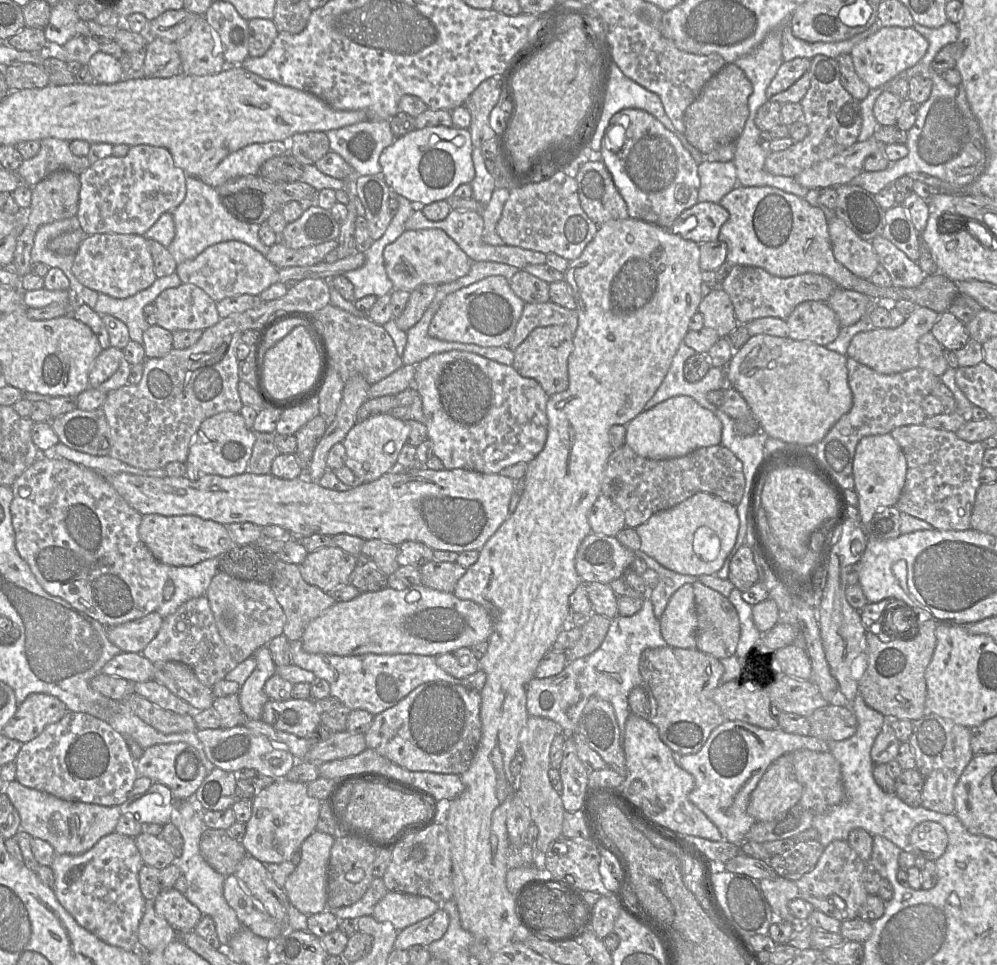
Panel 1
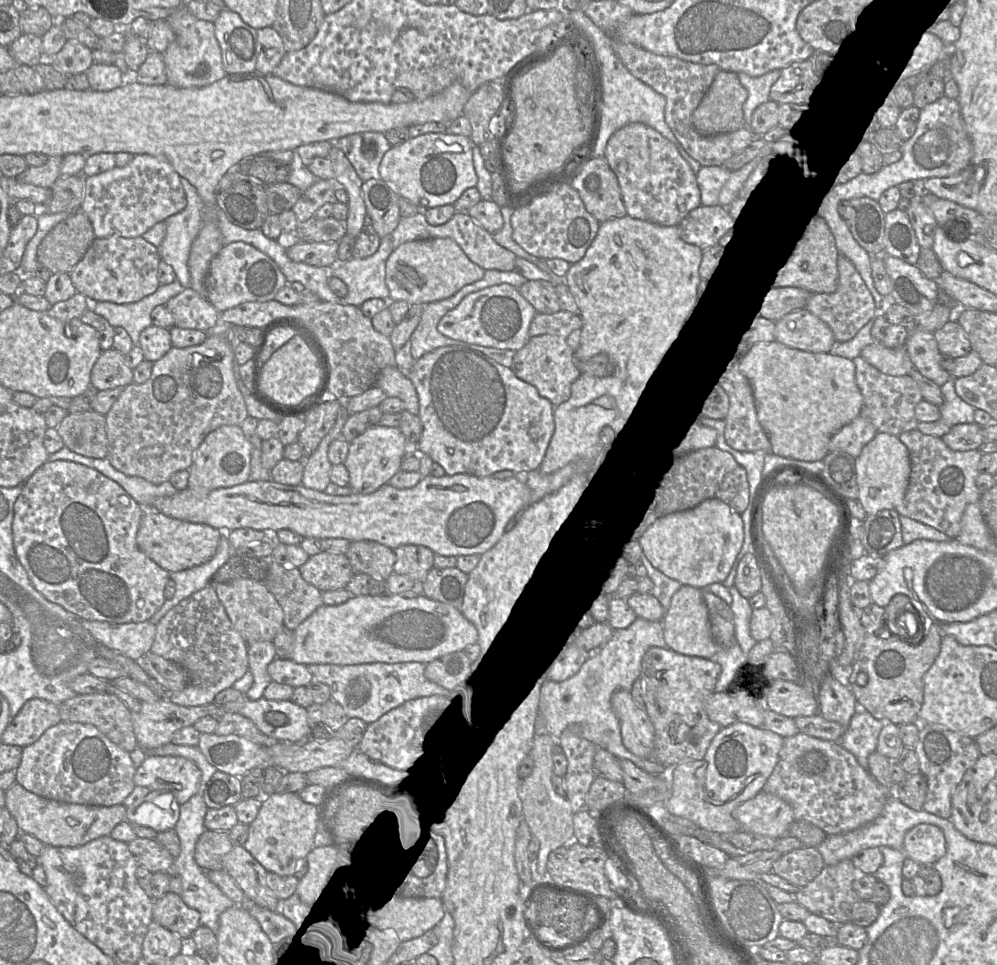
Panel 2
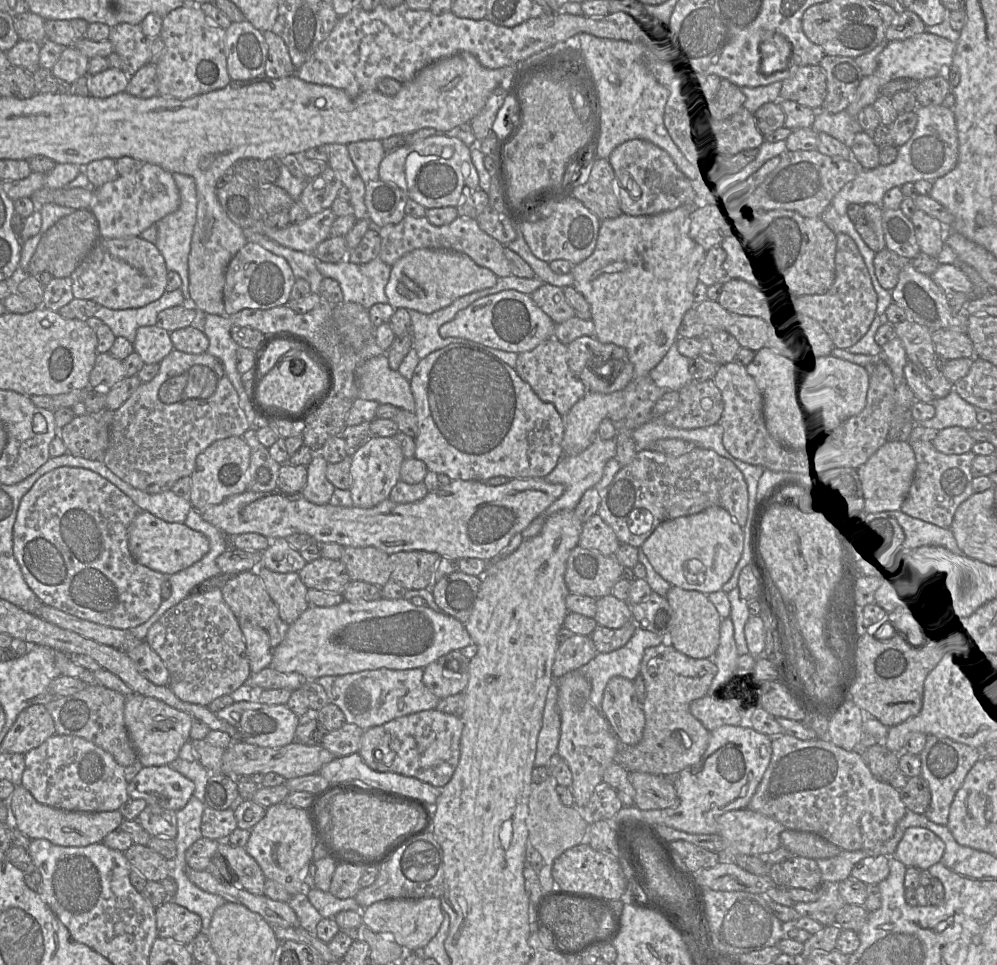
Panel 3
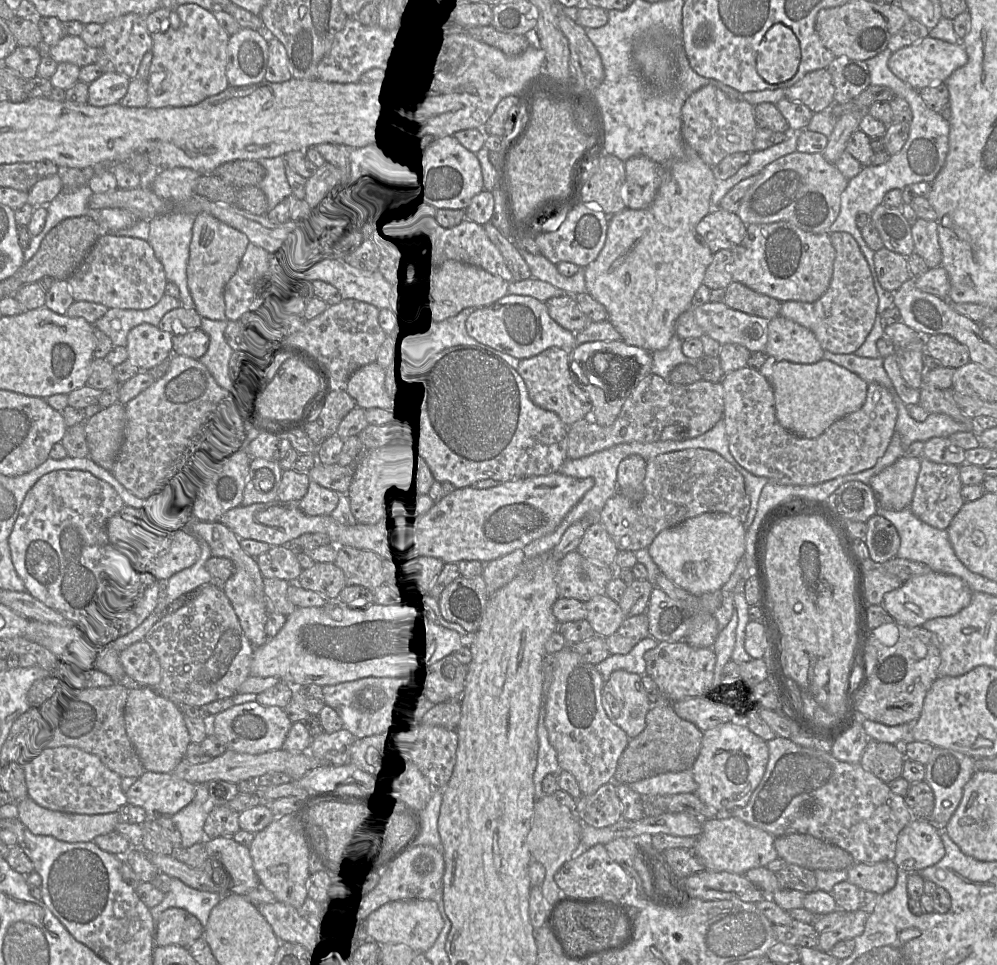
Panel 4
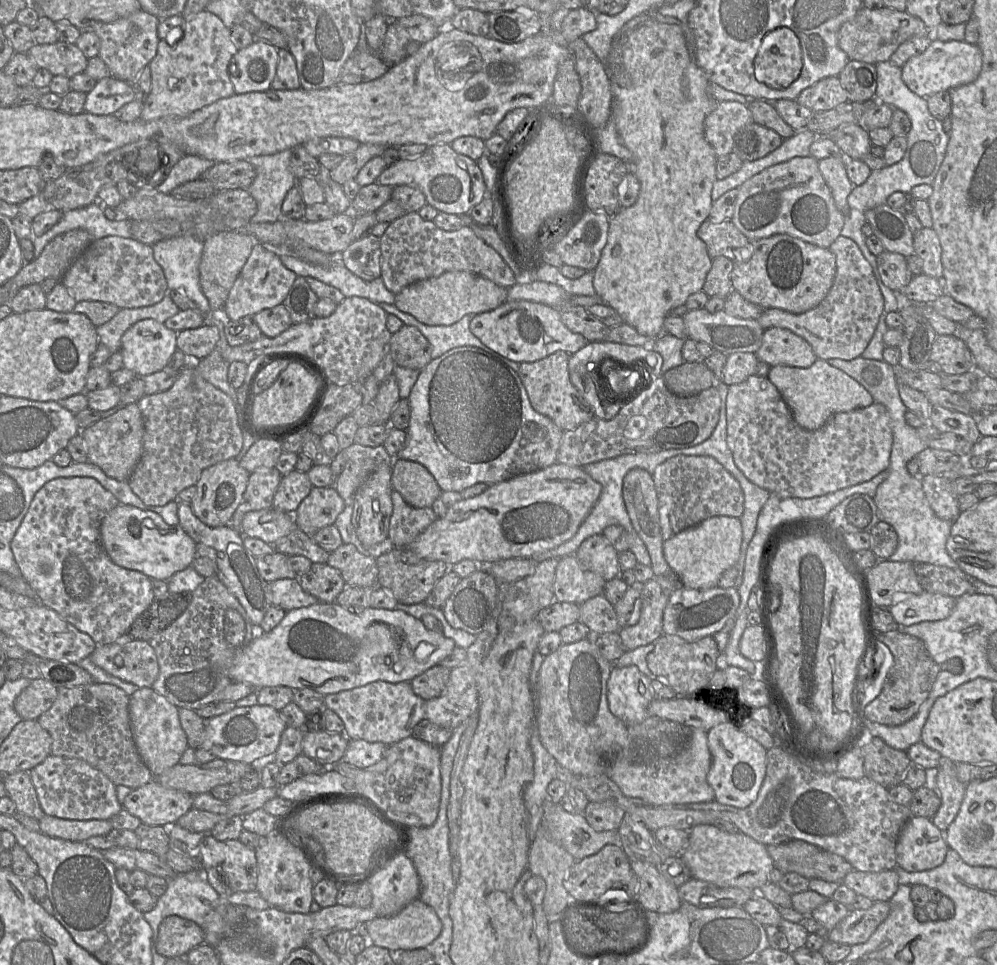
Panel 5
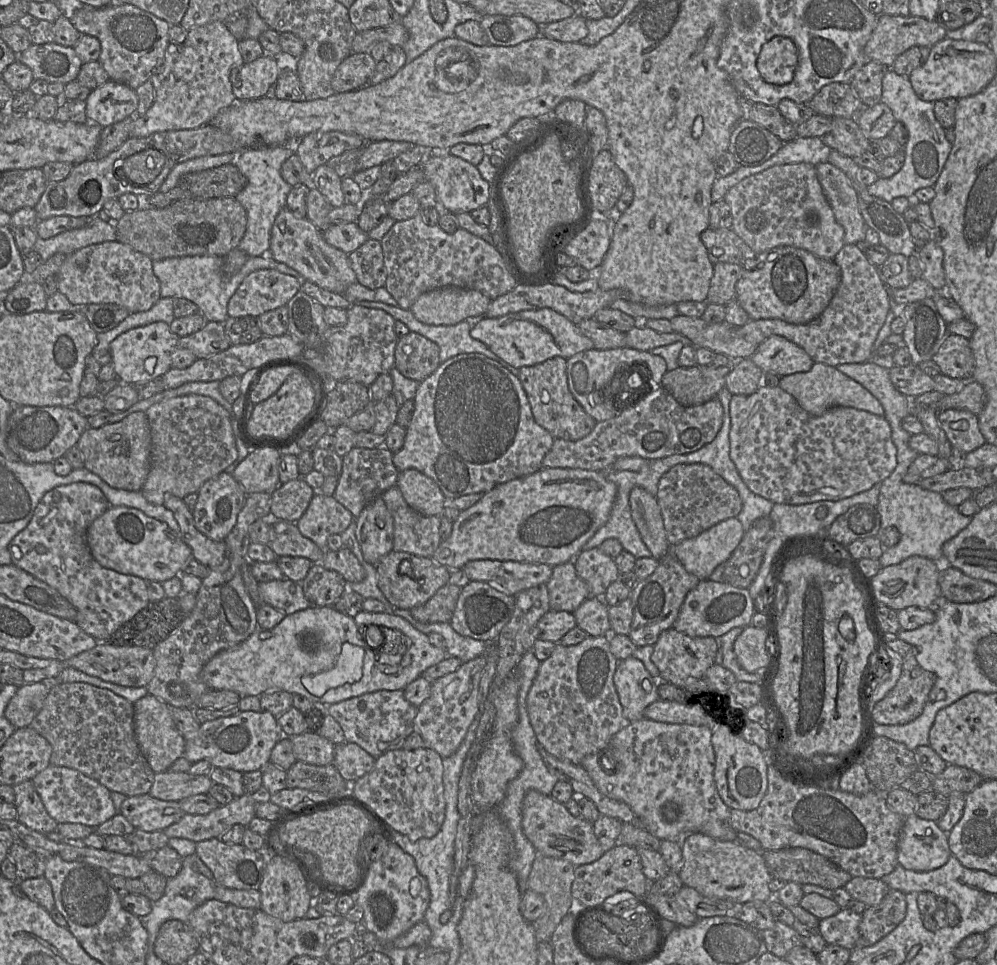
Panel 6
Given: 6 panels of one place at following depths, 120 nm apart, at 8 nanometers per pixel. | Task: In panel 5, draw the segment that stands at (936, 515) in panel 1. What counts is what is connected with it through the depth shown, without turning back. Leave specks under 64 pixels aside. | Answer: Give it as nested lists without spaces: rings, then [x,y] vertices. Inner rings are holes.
[[[926,475],[922,477],[925,497],[942,520],[954,521],[960,514],[959,496],[954,493],[954,483],[944,476]]]

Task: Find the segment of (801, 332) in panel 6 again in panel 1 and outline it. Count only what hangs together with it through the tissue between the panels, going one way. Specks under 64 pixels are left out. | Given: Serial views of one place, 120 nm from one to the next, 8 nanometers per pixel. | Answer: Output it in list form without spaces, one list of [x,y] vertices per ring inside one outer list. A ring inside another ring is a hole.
[[[837,288],[826,303],[836,313],[840,326],[846,327],[854,325],[866,314],[870,300],[865,294]]]

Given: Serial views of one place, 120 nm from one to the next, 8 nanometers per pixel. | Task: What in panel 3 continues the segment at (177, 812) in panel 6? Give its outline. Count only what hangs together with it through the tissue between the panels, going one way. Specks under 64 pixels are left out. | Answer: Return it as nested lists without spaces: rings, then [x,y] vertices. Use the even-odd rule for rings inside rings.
[[[170,765],[147,766],[128,783],[127,792],[132,799],[143,799],[148,805],[158,805],[162,808],[178,811],[185,807],[193,795],[195,784]]]

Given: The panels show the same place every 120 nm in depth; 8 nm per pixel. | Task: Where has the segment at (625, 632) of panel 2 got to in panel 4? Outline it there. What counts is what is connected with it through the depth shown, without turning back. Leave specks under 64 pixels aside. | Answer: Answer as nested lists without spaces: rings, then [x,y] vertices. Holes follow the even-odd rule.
[[[647,636],[638,642],[627,654],[610,654],[606,659],[596,665],[603,681],[608,681],[615,670],[626,670],[638,675],[646,675],[646,663],[644,653],[655,648],[659,642],[652,636]]]

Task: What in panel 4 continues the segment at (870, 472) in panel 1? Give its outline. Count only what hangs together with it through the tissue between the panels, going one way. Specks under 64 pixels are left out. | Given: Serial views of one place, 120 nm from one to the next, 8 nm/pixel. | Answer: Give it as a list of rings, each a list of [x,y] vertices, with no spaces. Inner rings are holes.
[[[900,457],[895,463],[873,476],[869,482],[878,508],[901,511],[913,499],[920,472],[920,458]]]

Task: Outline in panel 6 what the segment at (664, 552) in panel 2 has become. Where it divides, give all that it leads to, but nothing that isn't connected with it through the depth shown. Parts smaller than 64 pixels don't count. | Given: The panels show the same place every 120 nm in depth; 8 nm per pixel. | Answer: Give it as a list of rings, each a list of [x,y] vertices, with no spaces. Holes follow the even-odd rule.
[[[733,517],[693,538],[671,545],[672,552],[688,573],[699,580],[706,580],[718,565],[730,557],[743,535],[742,524]]]

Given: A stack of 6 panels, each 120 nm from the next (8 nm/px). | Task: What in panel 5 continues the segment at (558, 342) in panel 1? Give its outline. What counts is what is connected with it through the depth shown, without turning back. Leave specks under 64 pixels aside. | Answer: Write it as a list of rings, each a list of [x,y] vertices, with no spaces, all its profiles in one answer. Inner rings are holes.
[[[557,351],[535,362],[521,362],[517,370],[532,408],[550,418],[562,431],[574,430],[594,417],[592,408],[570,380],[569,357],[565,351]]]

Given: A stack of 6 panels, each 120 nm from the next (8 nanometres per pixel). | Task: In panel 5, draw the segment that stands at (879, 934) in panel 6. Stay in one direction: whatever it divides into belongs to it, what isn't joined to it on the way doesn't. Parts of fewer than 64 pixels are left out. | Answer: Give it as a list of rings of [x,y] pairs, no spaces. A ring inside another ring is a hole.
[[[889,901],[875,902],[866,910],[850,910],[839,924],[828,932],[826,939],[850,946],[865,943],[889,913]]]

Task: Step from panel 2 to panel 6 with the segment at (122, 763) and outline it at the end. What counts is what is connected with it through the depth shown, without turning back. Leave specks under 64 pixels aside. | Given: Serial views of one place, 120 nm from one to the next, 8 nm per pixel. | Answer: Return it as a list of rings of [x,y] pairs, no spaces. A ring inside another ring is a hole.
[[[49,765],[31,781],[47,813],[57,823],[97,827],[117,813],[111,799],[111,791],[97,780],[73,768]]]

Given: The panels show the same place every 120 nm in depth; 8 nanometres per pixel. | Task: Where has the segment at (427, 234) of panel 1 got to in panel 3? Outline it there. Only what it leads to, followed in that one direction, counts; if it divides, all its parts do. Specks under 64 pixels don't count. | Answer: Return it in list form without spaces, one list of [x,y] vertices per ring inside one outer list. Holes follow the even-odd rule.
[[[415,249],[392,266],[389,281],[385,287],[388,303],[397,308],[406,308],[430,314],[452,304],[456,299],[472,292],[493,287],[498,277],[488,268],[479,266],[468,255],[447,249]]]

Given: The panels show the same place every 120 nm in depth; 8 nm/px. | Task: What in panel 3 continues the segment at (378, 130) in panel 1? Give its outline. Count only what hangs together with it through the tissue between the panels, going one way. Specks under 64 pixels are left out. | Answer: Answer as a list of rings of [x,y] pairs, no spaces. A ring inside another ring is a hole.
[[[362,140],[346,145],[364,183],[379,179],[379,166],[387,154],[380,140]]]

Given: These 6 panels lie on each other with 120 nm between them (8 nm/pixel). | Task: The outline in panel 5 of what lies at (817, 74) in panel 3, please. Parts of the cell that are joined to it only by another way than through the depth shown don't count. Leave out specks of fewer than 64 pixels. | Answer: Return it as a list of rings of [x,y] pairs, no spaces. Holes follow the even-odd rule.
[[[837,76],[826,77],[803,90],[796,102],[814,113],[831,110],[848,102],[848,93]]]

